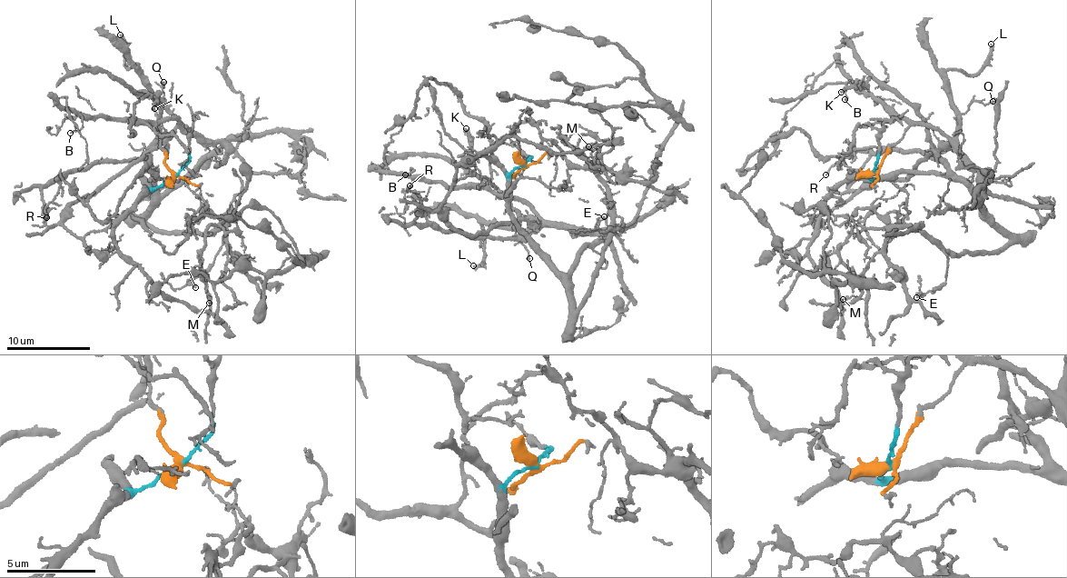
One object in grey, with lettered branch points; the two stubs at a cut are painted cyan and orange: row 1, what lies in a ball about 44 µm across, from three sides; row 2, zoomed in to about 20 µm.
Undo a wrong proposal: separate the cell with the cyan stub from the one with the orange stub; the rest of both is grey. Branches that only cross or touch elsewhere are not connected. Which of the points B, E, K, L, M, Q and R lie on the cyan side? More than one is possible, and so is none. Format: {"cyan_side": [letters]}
{"cyan_side": ["E", "K", "M", "R"]}

